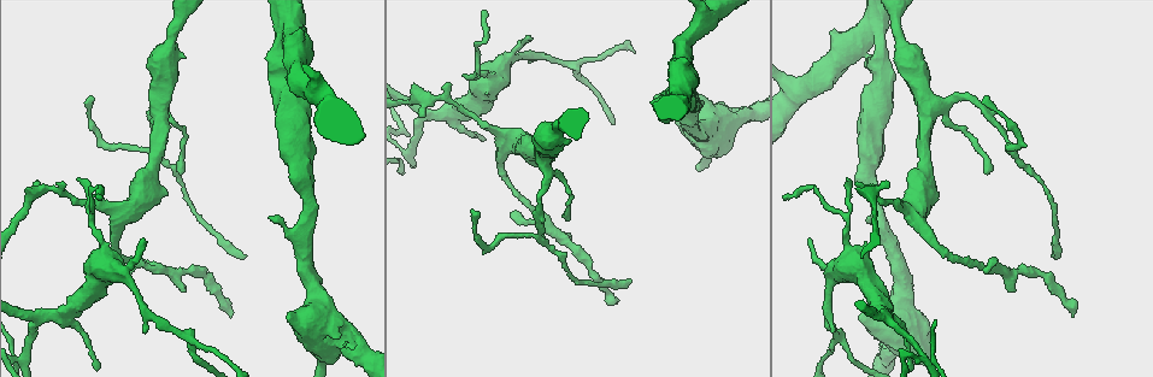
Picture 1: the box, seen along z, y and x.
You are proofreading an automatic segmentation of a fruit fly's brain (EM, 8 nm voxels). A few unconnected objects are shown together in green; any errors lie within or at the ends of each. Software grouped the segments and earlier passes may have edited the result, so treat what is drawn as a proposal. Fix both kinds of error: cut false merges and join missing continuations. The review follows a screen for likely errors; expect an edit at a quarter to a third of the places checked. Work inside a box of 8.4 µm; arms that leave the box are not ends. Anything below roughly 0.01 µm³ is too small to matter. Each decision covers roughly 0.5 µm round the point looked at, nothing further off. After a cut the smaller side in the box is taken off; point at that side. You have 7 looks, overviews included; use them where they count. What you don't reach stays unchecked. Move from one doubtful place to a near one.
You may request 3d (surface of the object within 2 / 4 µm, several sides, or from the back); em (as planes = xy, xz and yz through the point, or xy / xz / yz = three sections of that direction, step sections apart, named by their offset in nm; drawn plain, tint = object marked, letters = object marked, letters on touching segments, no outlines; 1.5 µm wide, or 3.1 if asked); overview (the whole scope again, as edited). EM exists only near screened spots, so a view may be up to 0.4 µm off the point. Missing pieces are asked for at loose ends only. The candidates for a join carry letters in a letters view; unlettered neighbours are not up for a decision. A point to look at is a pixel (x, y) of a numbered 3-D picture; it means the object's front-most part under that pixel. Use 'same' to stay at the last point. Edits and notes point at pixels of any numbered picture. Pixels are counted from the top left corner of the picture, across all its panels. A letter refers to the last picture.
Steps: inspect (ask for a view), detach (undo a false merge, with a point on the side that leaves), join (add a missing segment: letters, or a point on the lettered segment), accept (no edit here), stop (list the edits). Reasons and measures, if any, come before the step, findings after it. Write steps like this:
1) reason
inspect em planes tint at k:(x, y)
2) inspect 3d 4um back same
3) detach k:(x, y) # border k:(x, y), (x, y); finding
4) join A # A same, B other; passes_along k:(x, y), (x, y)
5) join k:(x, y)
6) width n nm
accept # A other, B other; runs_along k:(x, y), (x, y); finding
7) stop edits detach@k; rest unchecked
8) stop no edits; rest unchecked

thick turns thin
inspect em xz step 4 letters at 1:(171, 34)

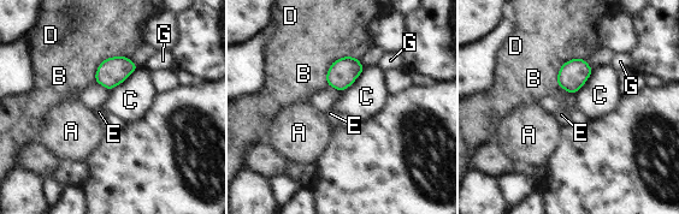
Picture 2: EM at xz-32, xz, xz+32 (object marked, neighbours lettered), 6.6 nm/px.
cut it another way
inspect em planes letters same

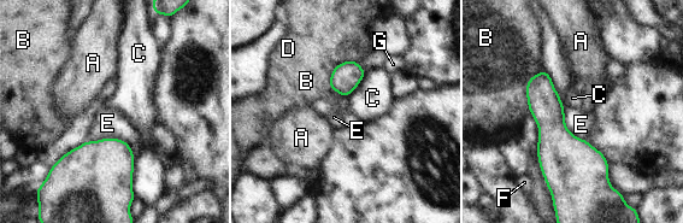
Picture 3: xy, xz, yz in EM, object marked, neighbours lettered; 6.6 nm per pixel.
width 190 nm; longest_contact E 340 nm
accept # A other, B other, C other, D other, E other, F other, G other; continuous, no second neuron

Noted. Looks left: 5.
an open end
inspect 3d 2um at 1:(809, 238)

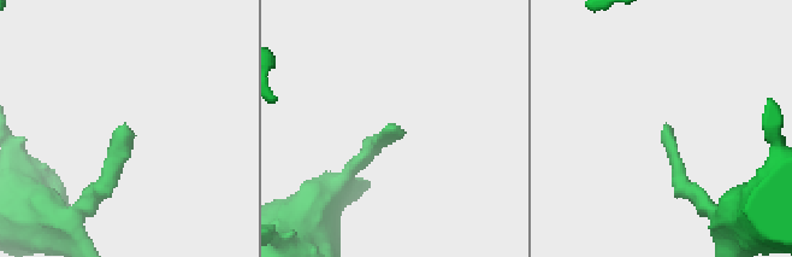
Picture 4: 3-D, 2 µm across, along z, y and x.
need the tissue
inspect em xz step 4 letters at 4:(124, 123)

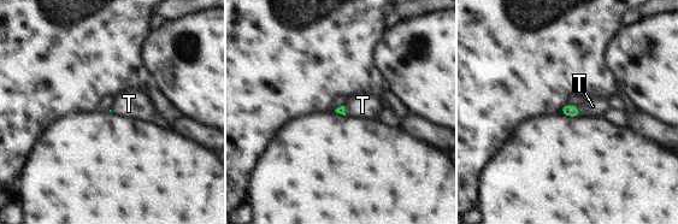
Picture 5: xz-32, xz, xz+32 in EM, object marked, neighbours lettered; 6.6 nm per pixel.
cut it another way
inspect em planes letters same

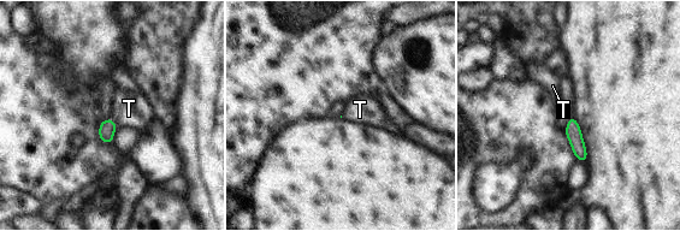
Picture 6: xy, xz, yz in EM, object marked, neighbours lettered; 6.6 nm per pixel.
join T # T same; passes_along 6:(107, 128), (113, 122), (129, 108); the neuron continues

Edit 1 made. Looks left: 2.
stop edits join@6; rest unchecked

